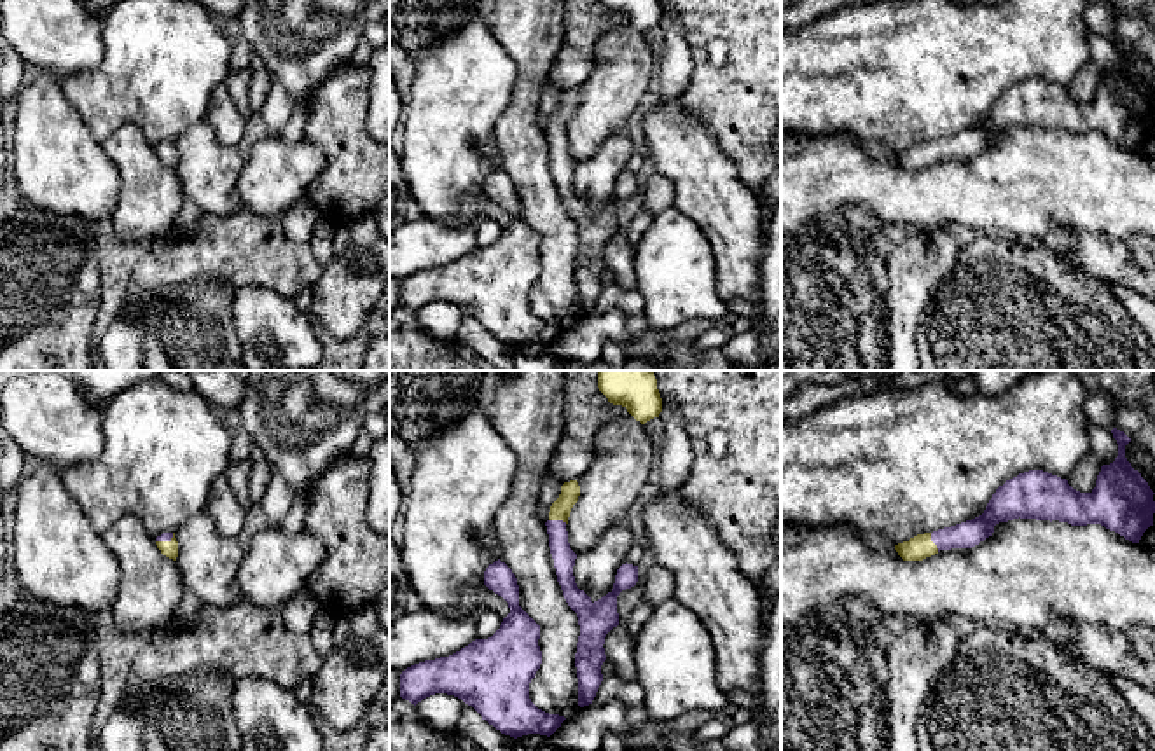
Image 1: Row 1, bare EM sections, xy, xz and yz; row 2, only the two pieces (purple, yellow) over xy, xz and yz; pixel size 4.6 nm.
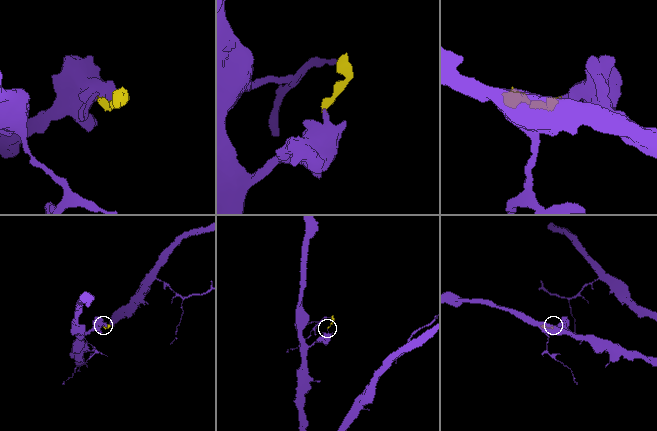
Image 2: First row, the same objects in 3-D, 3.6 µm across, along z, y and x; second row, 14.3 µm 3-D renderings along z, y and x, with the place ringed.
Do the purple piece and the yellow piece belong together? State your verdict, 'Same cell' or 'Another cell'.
Same cell

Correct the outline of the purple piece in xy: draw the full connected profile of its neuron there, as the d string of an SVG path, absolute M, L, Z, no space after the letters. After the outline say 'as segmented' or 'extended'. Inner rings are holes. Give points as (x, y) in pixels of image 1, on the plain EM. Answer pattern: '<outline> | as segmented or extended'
M163 141L156 147L156 154L161 159L163 164L176 169L178 166L178 150L175 147L175 141Z | extended

